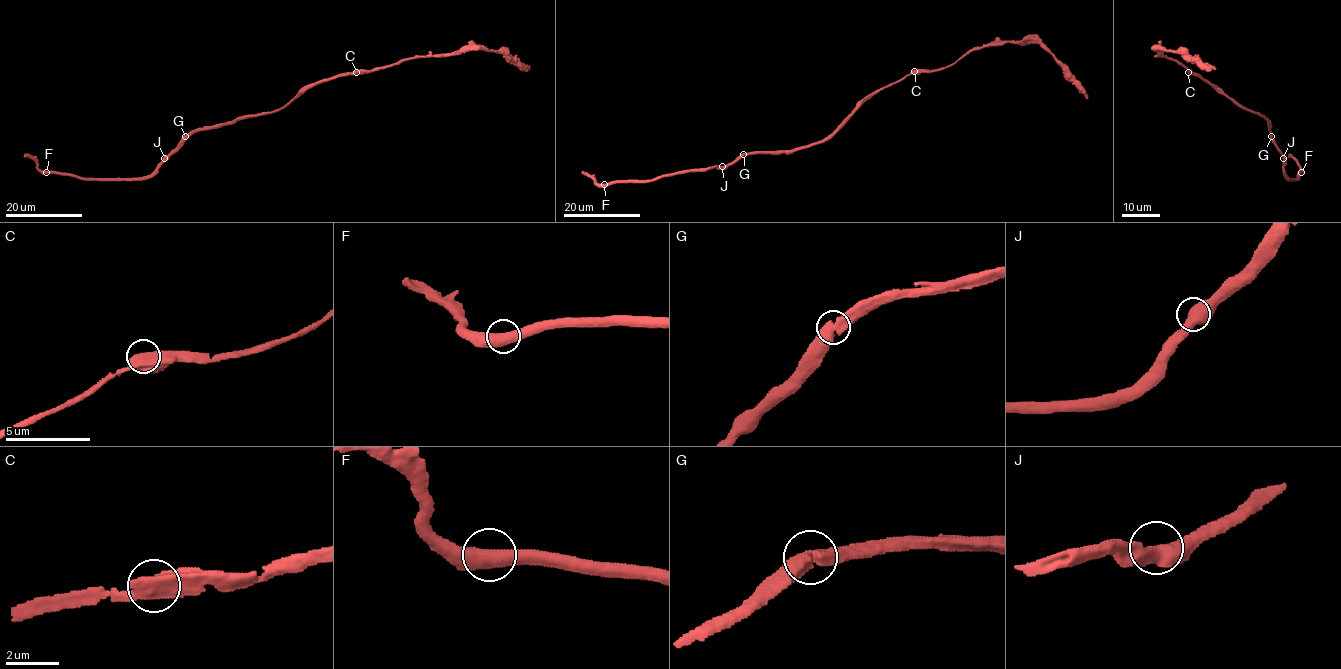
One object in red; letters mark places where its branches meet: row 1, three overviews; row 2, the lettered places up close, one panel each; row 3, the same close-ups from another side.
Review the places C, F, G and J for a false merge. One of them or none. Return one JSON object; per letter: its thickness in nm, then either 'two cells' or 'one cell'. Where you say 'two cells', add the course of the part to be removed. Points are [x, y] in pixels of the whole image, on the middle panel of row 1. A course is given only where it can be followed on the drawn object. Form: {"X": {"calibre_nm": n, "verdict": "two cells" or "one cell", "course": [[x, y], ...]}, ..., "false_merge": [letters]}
{"C": {"calibre_nm": 550, "verdict": "one cell"}, "F": {"calibre_nm": 550, "verdict": "one cell"}, "G": {"calibre_nm": 600, "verdict": "one cell"}, "J": {"calibre_nm": 600, "verdict": "one cell"}, "false_merge": []}

